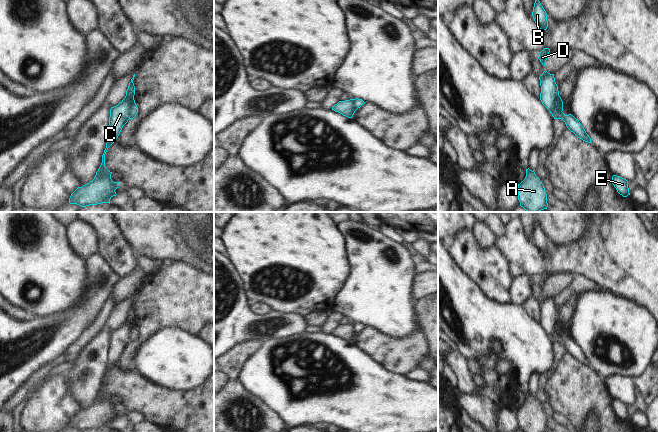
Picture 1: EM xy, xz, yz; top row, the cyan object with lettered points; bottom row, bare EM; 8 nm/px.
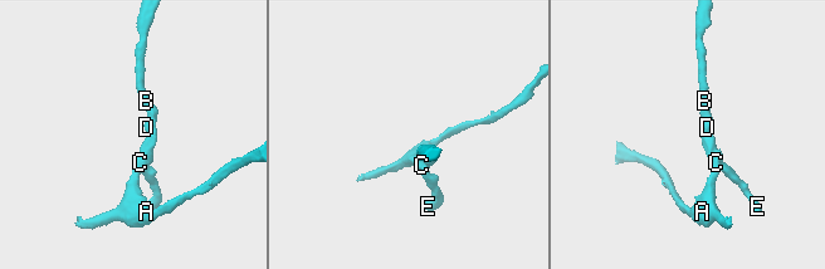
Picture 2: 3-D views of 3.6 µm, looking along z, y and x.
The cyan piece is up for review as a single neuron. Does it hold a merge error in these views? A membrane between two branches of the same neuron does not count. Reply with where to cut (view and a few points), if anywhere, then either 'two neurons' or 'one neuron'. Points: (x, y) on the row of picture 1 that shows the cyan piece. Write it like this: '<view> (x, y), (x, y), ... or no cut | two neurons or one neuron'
xy (125, 97), (129, 103), (130, 118) | two neurons

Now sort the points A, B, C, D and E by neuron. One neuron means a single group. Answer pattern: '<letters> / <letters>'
A C / B D E

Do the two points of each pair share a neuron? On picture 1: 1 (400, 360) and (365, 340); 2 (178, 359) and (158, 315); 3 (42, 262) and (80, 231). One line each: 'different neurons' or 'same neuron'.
1: same neuron
2: different neurons
3: different neurons

